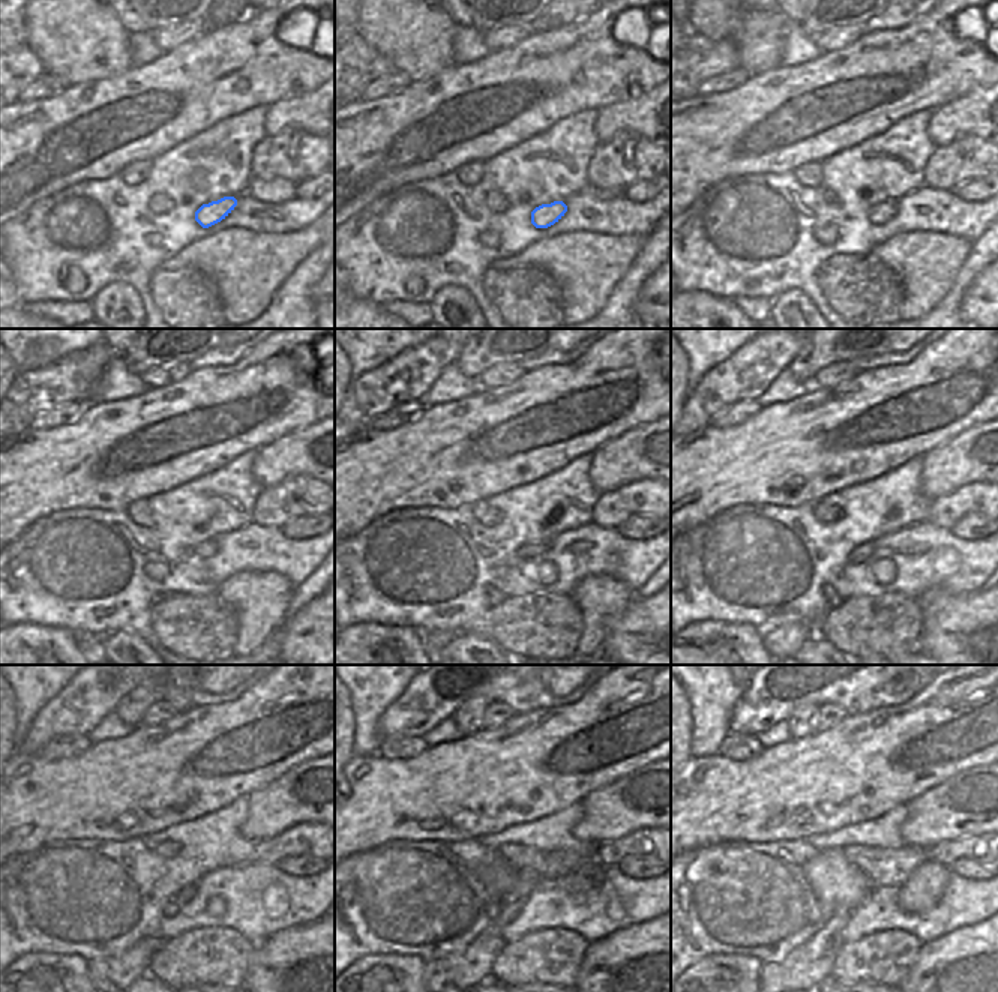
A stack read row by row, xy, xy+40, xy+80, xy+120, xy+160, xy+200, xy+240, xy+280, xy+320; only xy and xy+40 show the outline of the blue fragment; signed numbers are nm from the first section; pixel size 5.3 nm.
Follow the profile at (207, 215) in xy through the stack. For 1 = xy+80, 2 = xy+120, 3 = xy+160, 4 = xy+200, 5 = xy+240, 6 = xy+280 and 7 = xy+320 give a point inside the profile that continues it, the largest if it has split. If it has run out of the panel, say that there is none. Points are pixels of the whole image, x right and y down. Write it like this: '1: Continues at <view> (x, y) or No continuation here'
1: Continues at xy+80 (878, 215)
2: Continues at xy+120 (207, 548)
3: Continues at xy+160 (533, 550)
4: Continues at xy+200 (860, 554)
5: Continues at xy+240 (188, 892)
6: Continues at xy+280 (470, 967)
7: Continues at xy+320 (808, 967)

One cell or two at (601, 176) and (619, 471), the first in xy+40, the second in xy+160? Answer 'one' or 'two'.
two

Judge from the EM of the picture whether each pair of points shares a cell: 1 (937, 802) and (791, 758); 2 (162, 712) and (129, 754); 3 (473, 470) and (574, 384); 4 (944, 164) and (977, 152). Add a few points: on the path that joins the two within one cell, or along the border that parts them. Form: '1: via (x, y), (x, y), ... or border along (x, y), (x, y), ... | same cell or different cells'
1: border along (949, 778), (923, 791), (907, 805) | different cells
2: border along (180, 712), (153, 725), (141, 724) | different cells
3: via (492, 447), (502, 435), (502, 420), (541, 401) | same cell
4: via (953, 164), (971, 161) | same cell

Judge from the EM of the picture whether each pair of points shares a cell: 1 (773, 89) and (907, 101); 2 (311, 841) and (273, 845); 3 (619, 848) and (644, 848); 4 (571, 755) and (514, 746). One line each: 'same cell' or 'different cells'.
1: same cell
2: same cell
3: same cell
4: same cell

